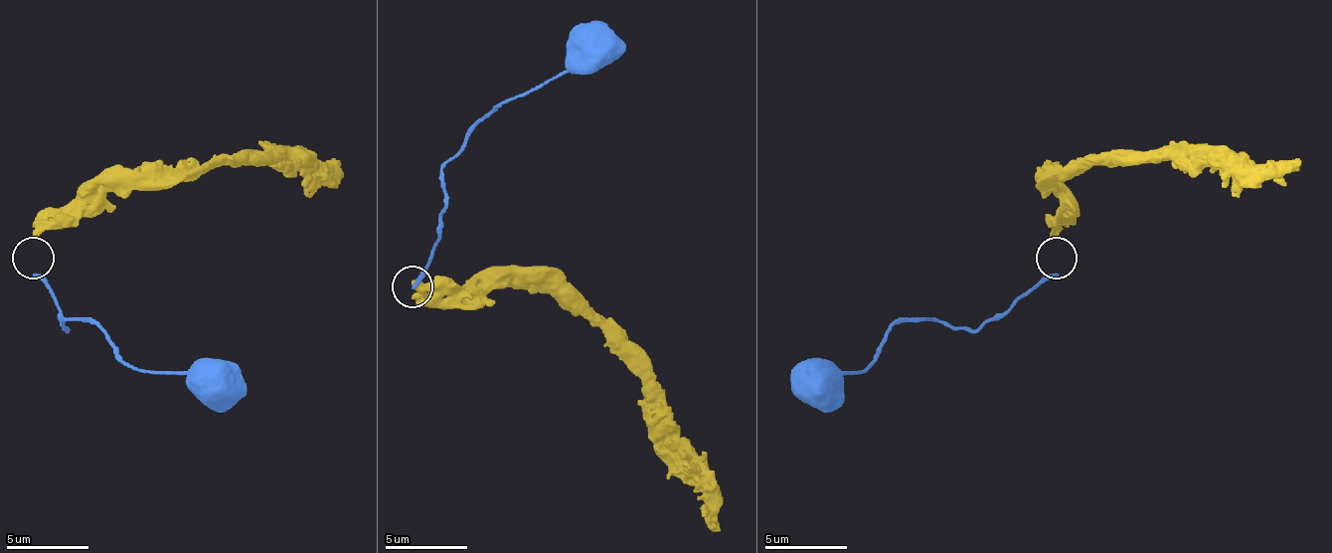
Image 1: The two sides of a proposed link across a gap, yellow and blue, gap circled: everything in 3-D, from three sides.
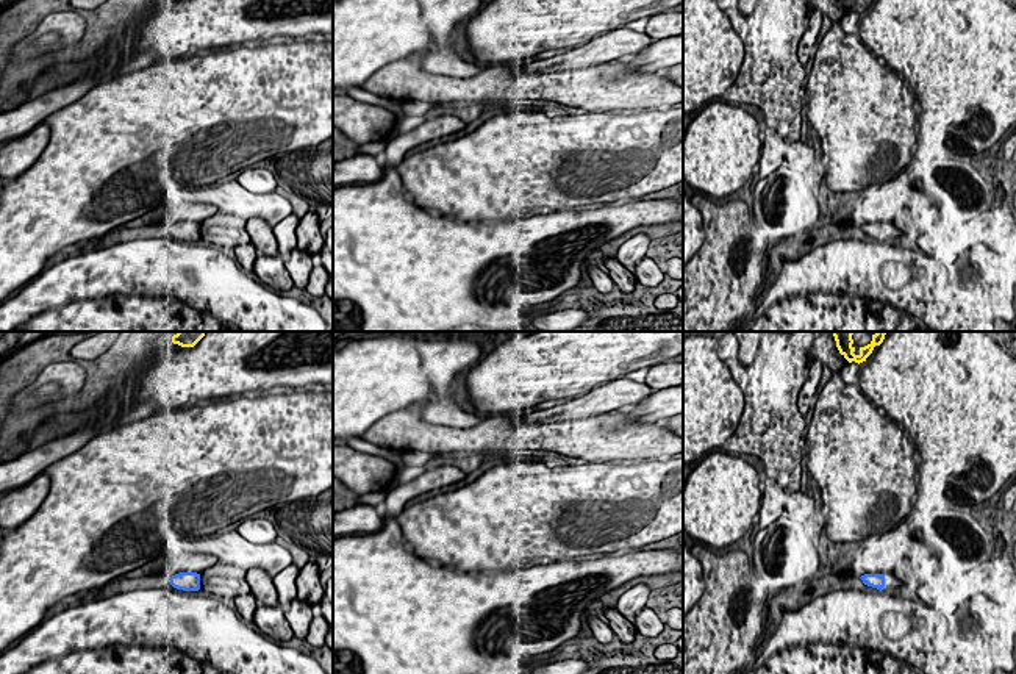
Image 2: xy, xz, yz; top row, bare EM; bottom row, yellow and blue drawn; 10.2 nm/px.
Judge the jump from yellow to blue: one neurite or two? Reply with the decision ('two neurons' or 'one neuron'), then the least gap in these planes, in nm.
two neurons; gap 2150 nm

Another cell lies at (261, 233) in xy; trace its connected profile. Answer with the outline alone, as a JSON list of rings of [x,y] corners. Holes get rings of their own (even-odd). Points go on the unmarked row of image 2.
[[[252,217],[245,224],[245,230],[250,236],[250,242],[255,246],[259,255],[277,256],[278,242],[274,236],[274,228],[259,217]]]

